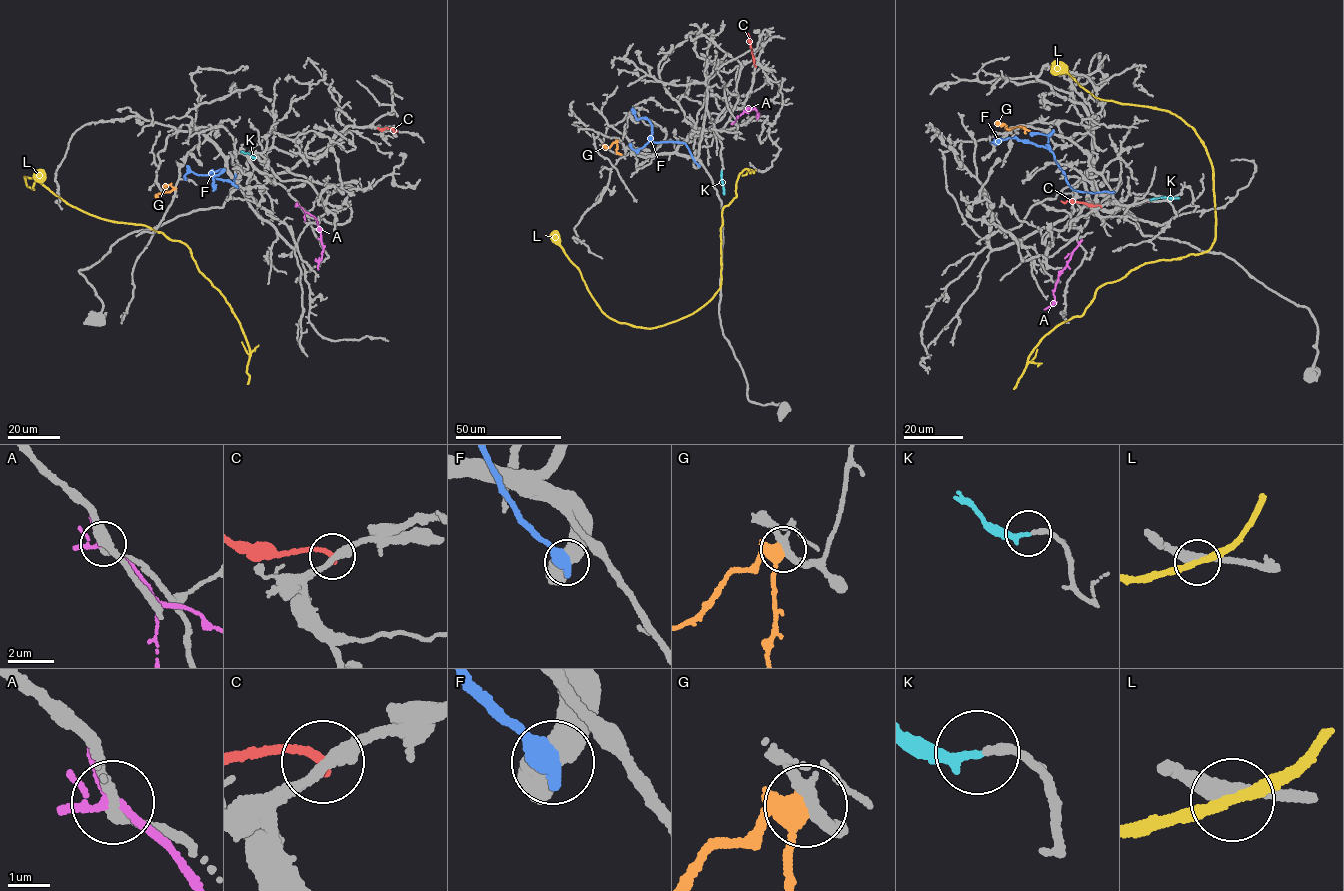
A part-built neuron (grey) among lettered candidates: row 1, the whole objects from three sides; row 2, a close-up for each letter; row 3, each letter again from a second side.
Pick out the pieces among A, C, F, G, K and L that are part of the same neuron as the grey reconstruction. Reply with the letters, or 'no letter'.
K

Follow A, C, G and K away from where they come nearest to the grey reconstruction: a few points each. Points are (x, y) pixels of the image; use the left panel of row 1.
A: (299, 206), (315, 218), (320, 231), (323, 250), (318, 263), (316, 258)
C: (378, 128), (396, 131)
G: (175, 189), (157, 194), (156, 198)
K: (256, 157), (241, 151)

